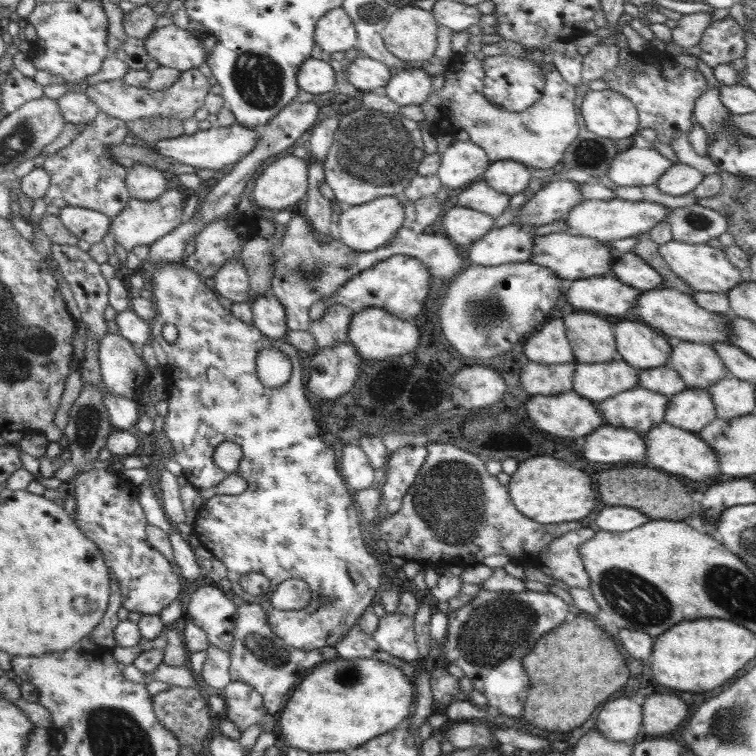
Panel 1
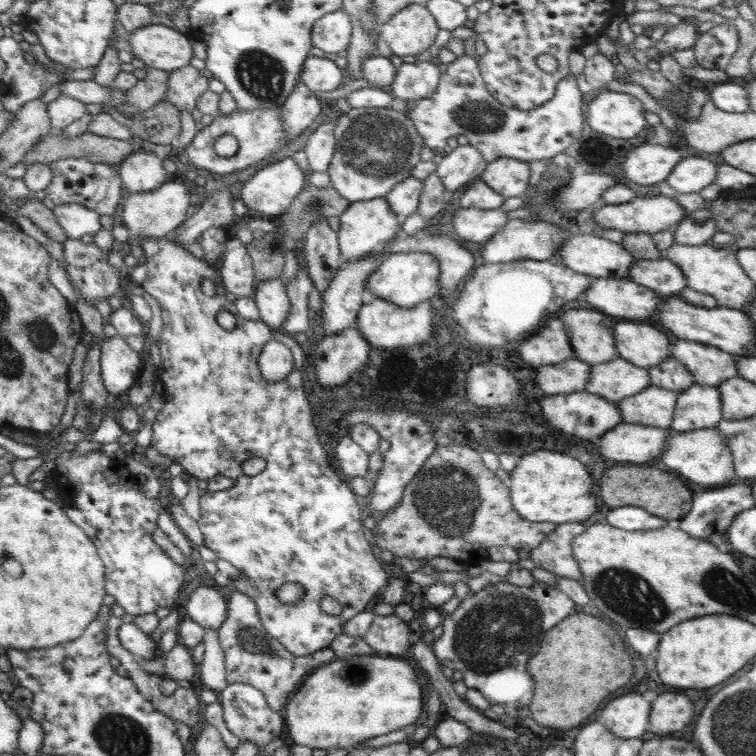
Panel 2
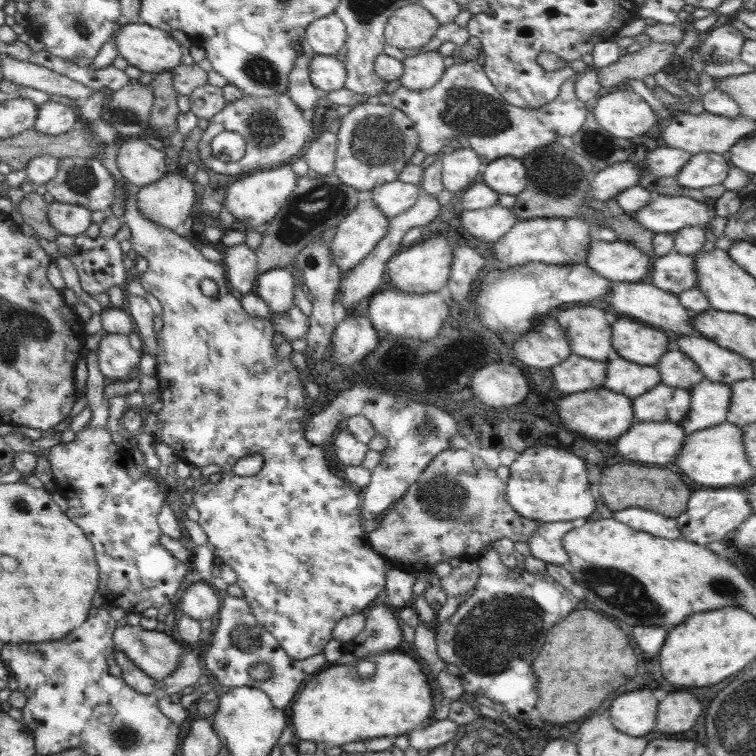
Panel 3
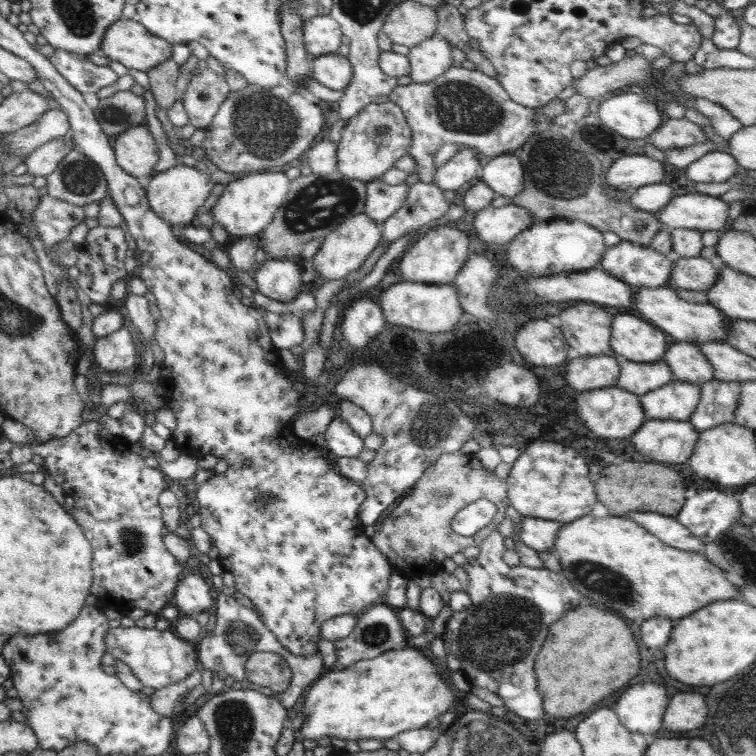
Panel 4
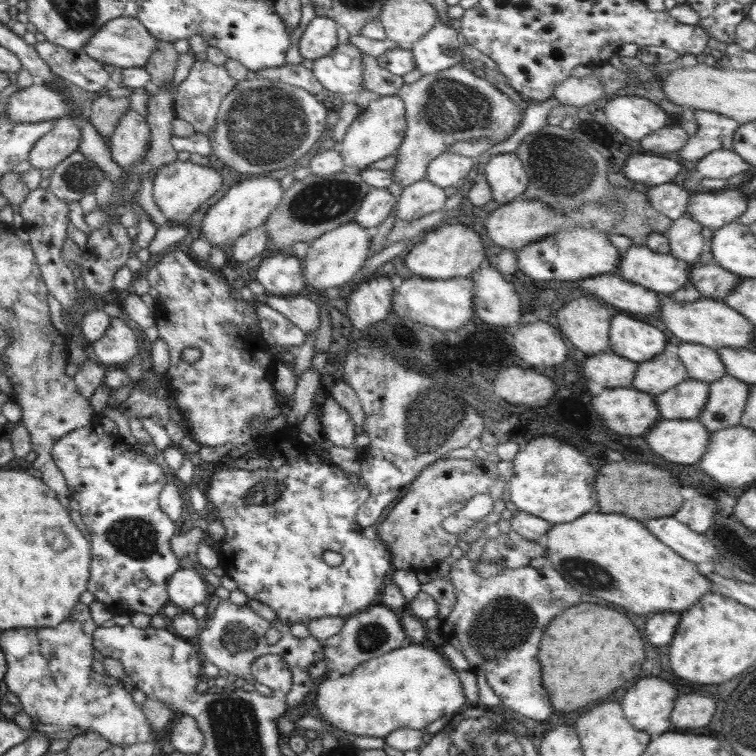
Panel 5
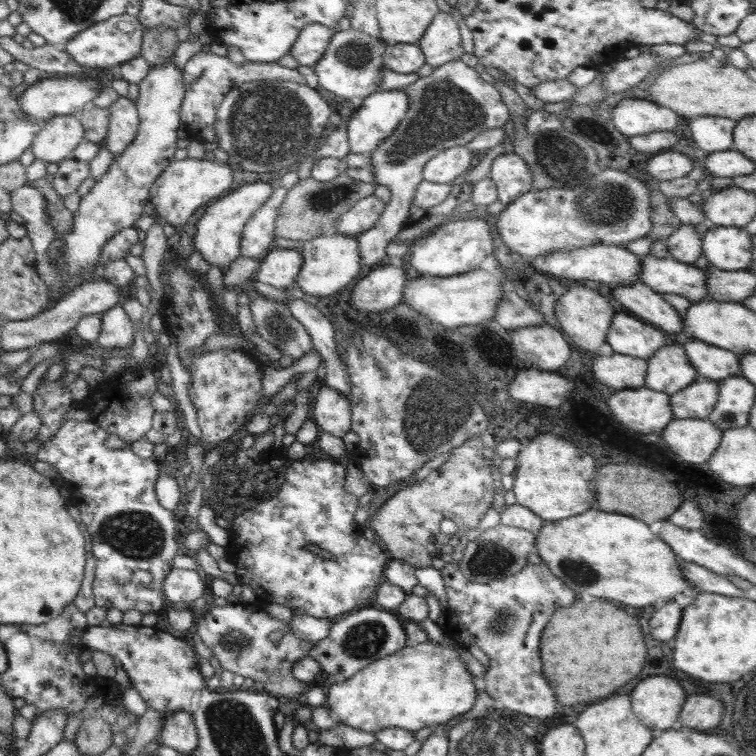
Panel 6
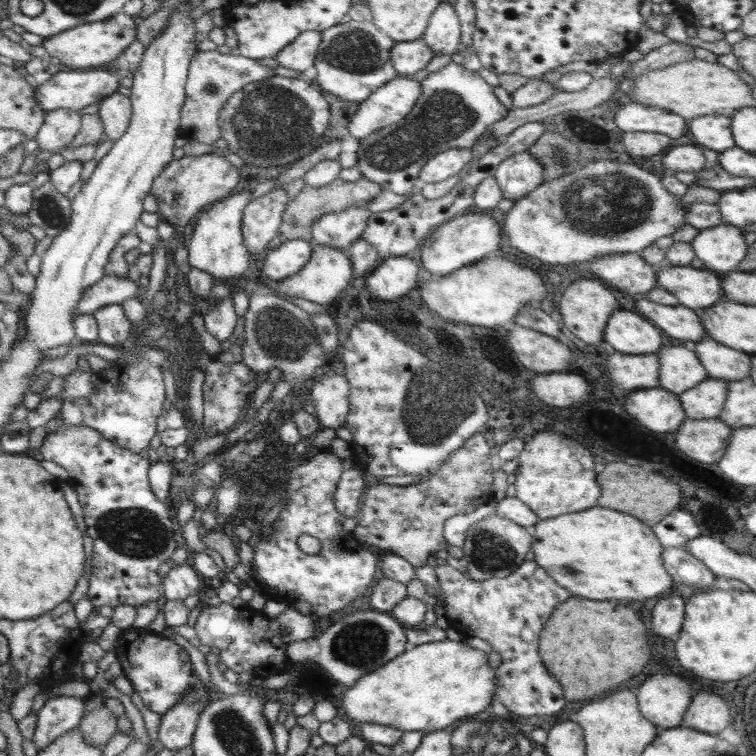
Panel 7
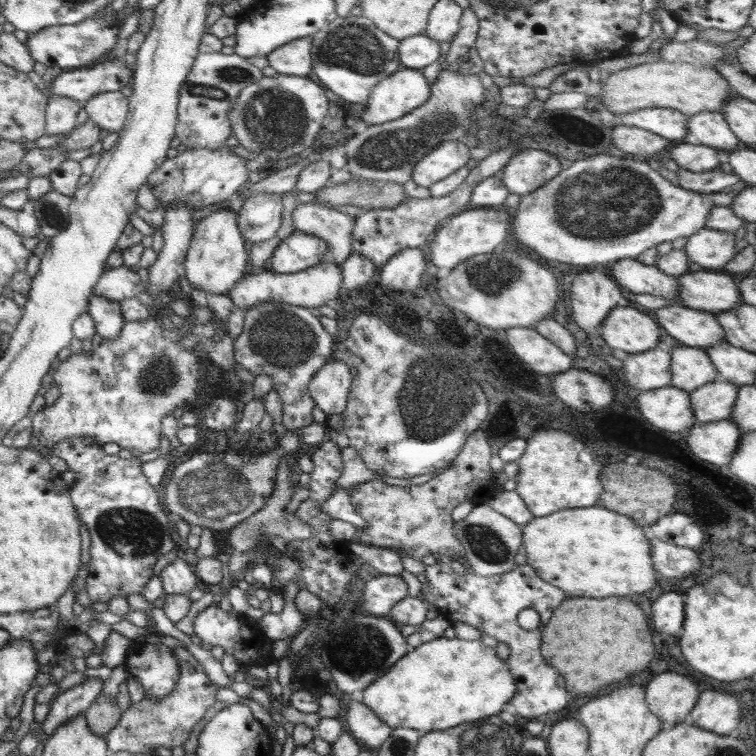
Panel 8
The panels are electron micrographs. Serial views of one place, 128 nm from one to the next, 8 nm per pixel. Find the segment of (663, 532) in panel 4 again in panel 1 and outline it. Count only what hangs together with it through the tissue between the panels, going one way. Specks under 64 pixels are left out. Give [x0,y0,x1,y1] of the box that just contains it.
[596,506,649,533]

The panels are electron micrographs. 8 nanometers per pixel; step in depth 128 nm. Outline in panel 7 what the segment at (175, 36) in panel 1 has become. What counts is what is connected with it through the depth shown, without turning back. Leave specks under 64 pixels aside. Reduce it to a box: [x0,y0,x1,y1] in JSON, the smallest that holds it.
[42,13,137,68]

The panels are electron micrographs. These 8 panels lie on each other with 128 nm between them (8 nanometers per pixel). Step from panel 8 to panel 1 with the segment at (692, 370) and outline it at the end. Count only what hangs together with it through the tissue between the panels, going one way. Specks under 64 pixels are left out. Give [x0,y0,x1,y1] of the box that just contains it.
[572,360,638,404]

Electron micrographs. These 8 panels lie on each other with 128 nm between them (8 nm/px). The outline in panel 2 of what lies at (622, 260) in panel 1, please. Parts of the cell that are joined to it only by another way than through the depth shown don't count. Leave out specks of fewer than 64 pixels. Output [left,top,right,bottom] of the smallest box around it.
[629,257,687,297]

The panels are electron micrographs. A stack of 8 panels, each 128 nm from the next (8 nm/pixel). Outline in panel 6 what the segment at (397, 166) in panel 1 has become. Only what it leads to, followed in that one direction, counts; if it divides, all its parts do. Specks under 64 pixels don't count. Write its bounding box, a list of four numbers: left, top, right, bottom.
[347,89,409,154]

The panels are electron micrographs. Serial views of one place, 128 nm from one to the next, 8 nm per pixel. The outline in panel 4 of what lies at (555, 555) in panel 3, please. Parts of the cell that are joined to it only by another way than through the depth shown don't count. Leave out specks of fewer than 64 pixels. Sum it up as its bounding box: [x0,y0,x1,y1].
[520,517,564,553]

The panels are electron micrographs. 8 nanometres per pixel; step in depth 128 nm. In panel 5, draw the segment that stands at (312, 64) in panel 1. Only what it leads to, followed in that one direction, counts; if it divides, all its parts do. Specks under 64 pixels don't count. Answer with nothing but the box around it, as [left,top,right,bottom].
[311,40,363,98]

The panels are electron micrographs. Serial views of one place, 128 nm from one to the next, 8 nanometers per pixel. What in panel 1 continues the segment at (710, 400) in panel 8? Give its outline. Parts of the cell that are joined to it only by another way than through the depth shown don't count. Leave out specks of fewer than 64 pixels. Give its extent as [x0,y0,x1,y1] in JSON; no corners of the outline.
[596,385,669,435]

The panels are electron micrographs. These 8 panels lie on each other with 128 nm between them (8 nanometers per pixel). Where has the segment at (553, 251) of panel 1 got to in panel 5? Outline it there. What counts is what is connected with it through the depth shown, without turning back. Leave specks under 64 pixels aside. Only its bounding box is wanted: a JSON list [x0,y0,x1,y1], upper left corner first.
[617,245,690,294]

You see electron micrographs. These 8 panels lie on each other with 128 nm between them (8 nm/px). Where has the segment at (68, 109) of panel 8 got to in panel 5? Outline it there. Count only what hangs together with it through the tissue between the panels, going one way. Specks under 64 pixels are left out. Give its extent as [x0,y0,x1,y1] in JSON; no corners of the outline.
[29,116,81,171]

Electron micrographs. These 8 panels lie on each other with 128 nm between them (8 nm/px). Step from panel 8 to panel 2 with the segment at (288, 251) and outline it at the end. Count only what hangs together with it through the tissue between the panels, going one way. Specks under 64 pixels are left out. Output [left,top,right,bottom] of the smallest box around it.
[252,277,291,331]

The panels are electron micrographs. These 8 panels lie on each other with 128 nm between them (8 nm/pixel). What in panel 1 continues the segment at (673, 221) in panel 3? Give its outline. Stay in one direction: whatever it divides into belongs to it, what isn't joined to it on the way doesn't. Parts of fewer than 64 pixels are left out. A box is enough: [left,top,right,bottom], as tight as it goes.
[562,197,670,245]

